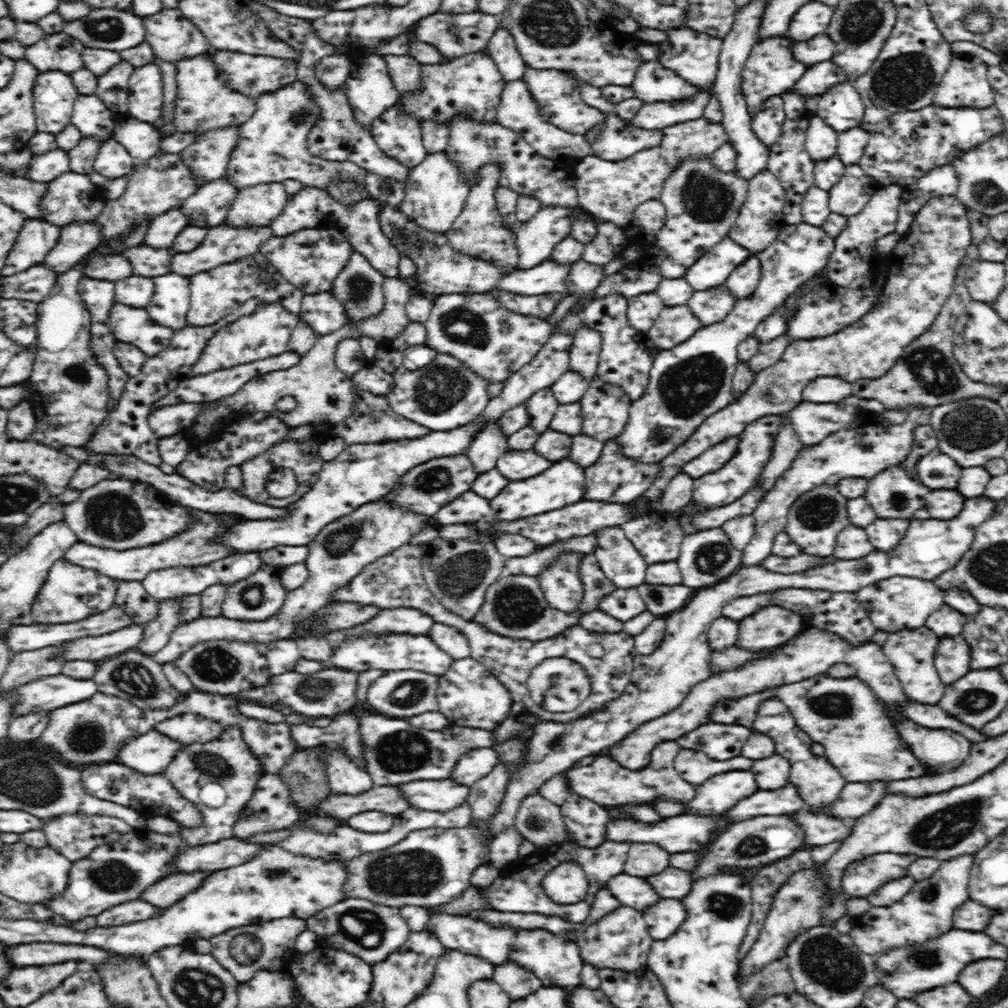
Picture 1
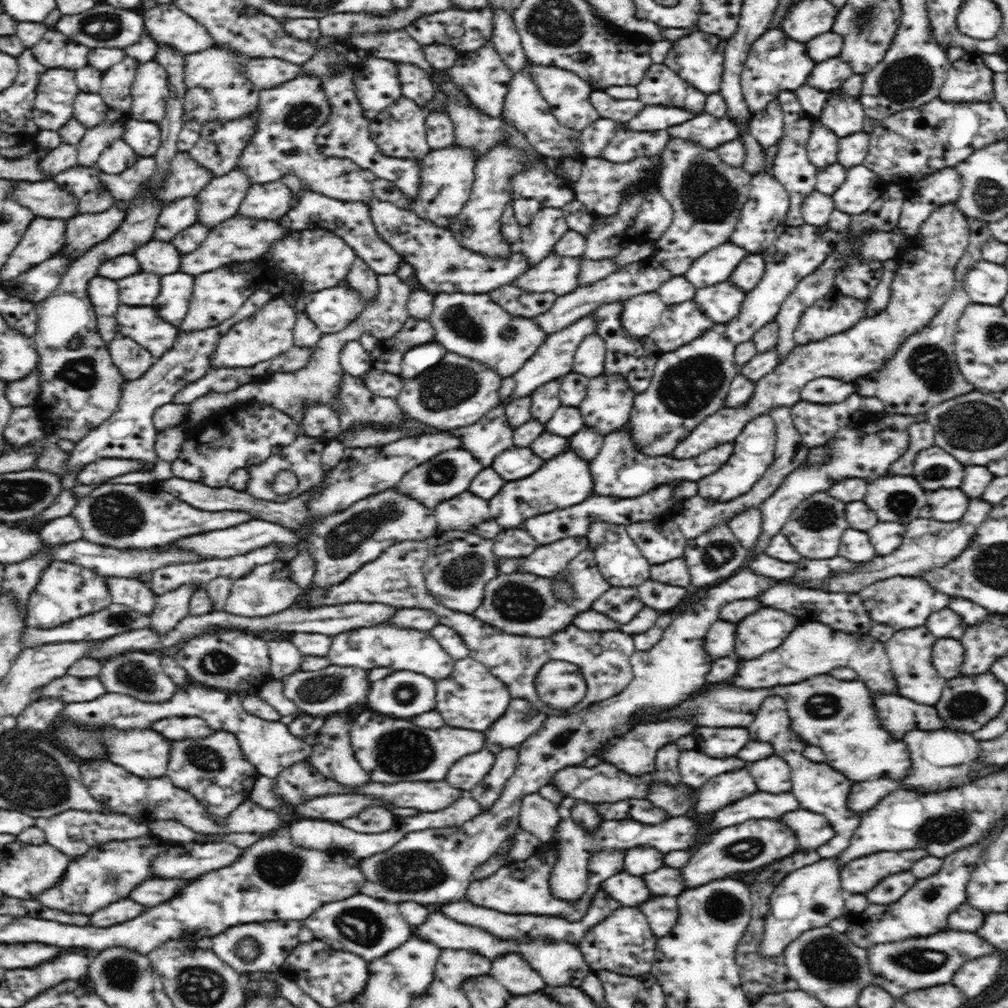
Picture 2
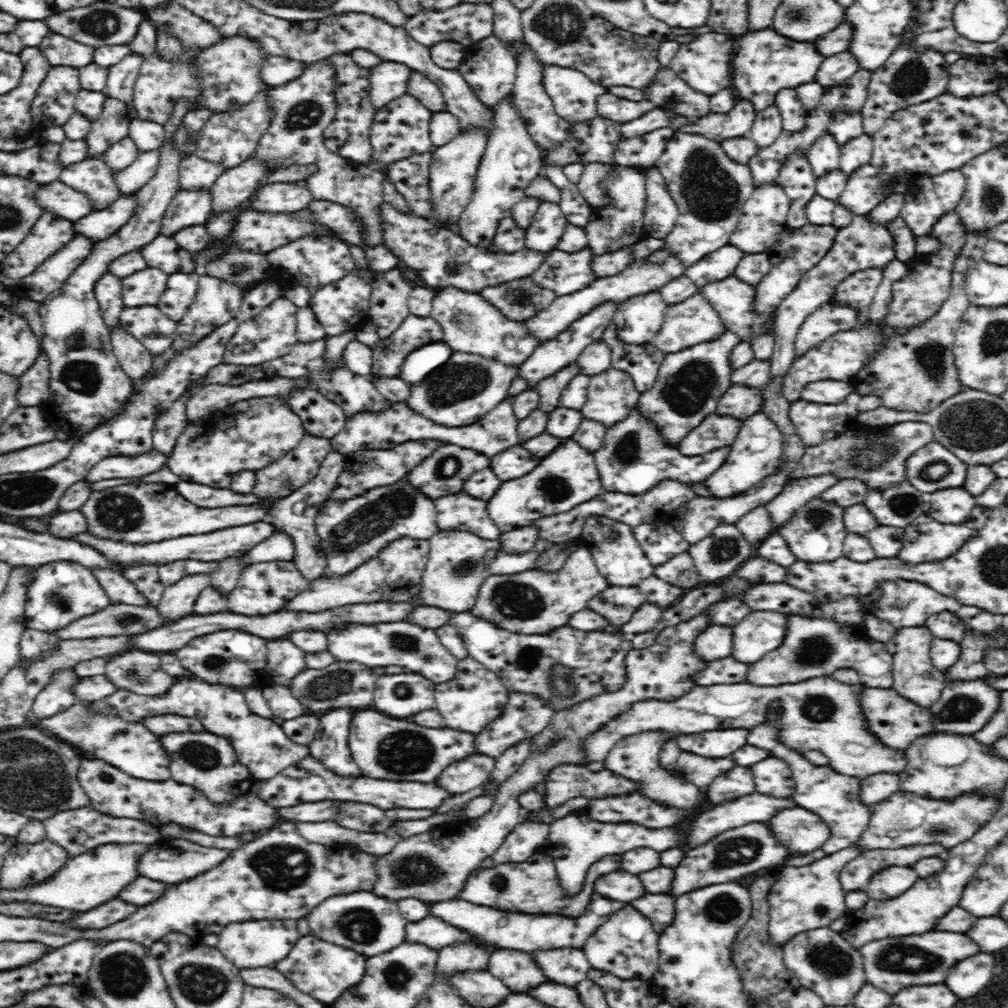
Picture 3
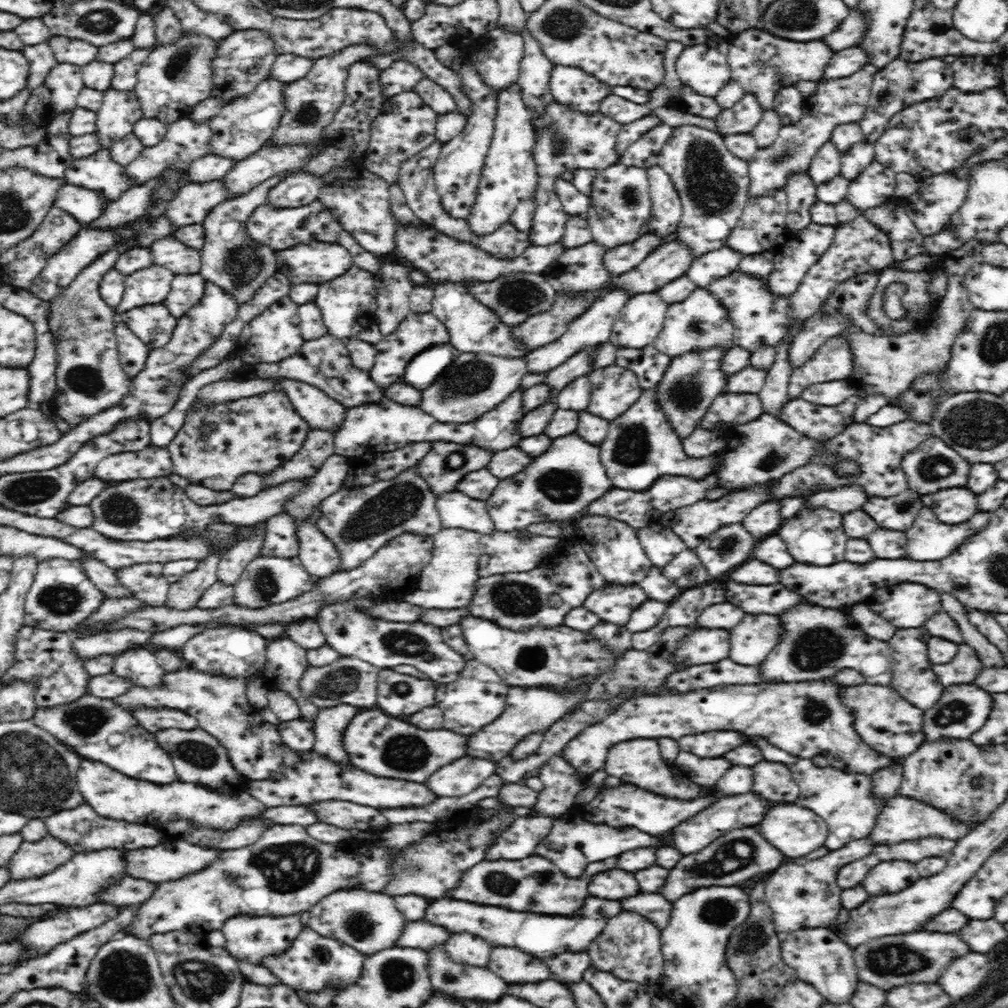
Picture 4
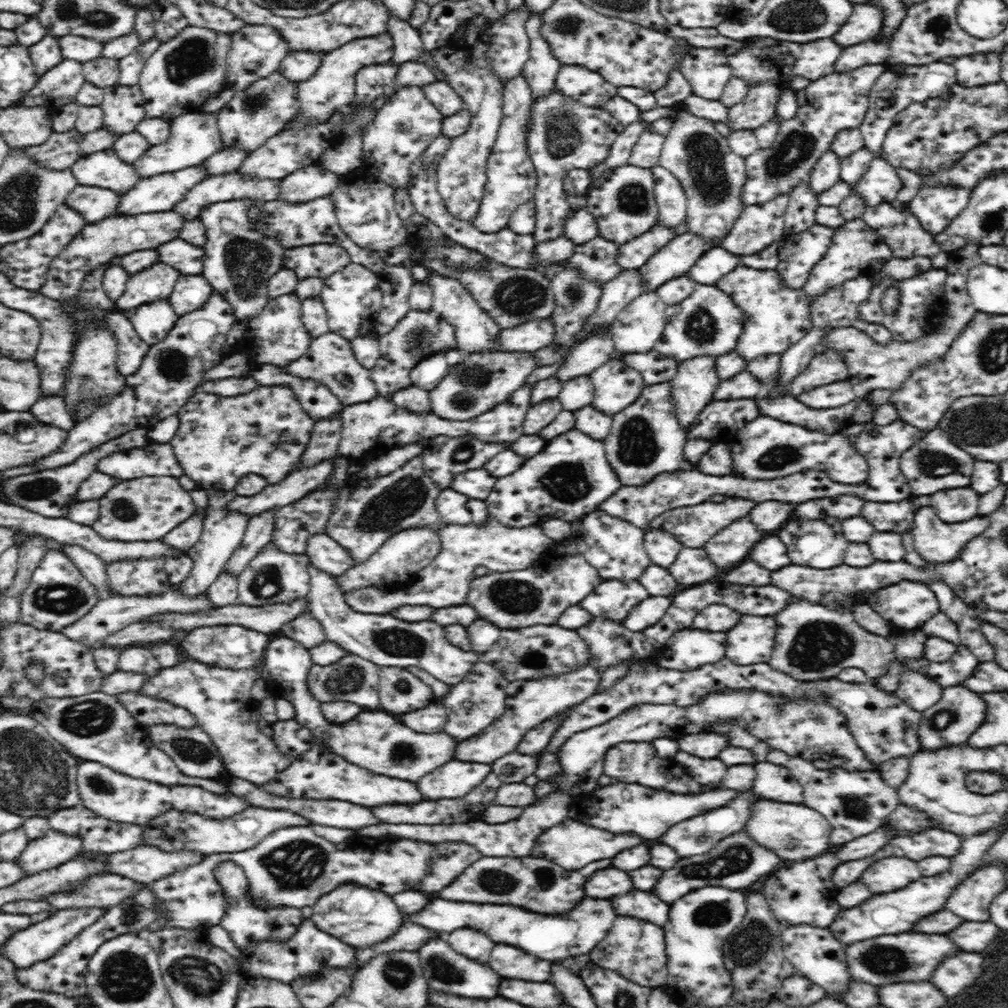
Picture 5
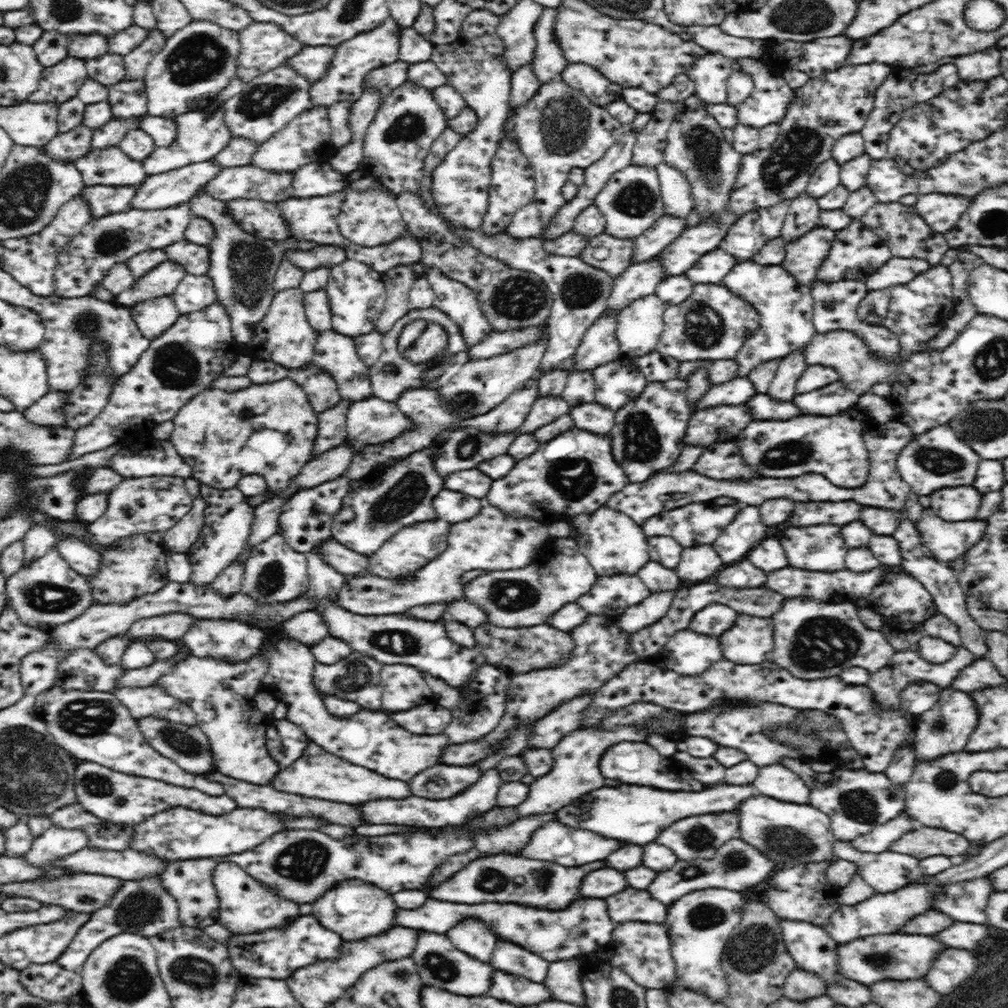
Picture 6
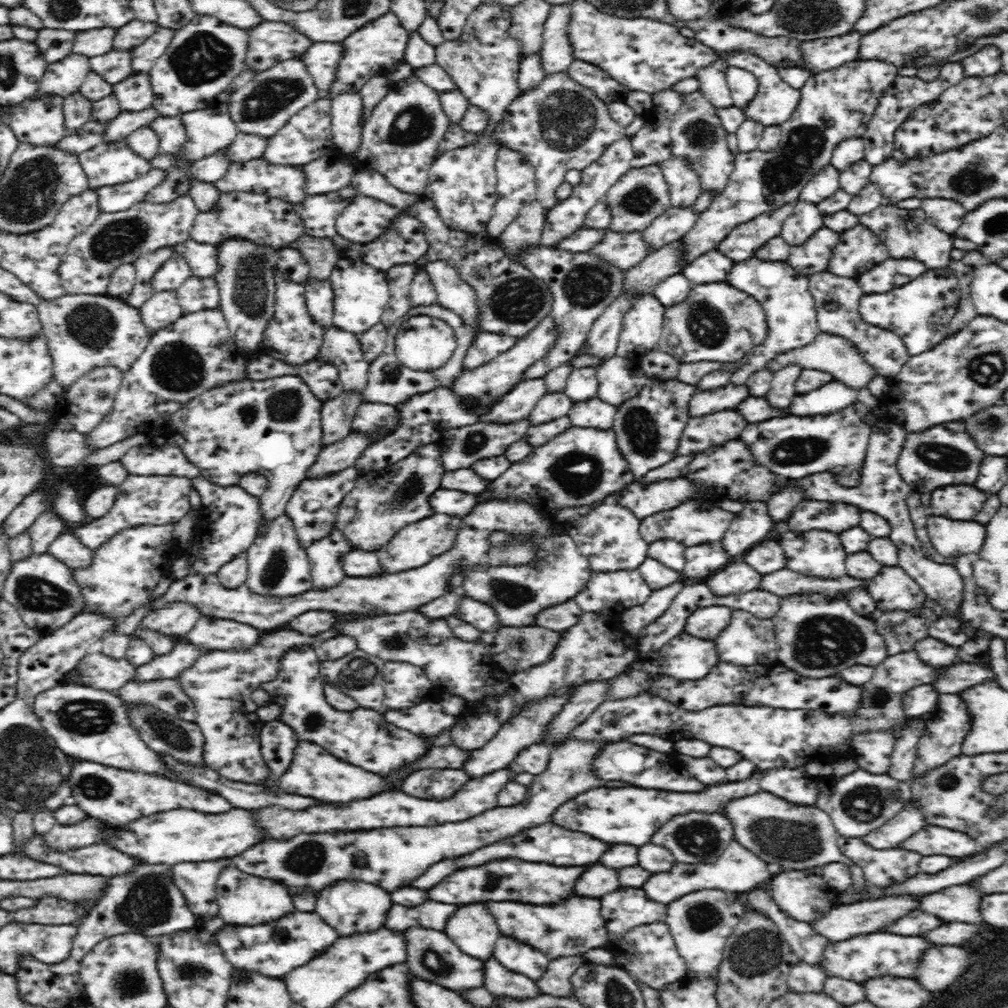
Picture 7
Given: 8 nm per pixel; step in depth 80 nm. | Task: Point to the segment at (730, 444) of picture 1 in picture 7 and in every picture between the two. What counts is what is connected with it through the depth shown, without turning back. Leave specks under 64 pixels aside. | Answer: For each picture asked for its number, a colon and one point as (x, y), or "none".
2: (620, 469)
3: (633, 457)
4: (640, 446)
5: (646, 439)
6: (648, 434)
7: (648, 427)

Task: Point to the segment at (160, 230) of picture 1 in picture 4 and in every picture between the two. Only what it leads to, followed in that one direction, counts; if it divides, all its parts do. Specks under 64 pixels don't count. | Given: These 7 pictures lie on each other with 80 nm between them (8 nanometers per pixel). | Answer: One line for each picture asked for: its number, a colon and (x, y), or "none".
2: (178, 215)
3: (189, 207)
4: (192, 202)

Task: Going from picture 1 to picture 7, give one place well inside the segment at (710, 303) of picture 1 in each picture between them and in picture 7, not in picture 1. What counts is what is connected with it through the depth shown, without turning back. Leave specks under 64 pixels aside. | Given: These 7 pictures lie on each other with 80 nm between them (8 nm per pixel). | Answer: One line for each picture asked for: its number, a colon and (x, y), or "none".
2: (722, 302)
3: (736, 301)
4: (761, 318)
5: (779, 316)
6: (785, 305)
7: (783, 291)

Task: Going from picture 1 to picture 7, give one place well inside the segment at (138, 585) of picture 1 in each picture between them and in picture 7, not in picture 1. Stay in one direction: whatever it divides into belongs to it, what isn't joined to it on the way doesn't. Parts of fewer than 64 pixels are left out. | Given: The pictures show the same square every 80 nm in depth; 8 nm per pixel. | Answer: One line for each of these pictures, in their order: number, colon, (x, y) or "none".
2: (130, 592)
3: (118, 589)
4: (103, 576)
5: (93, 568)
6: (85, 560)
7: (67, 548)

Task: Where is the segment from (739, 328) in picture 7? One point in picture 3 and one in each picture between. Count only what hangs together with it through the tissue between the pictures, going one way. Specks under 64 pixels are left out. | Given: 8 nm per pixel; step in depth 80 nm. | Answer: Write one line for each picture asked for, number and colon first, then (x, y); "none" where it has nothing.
3: (694, 321)
4: (701, 321)
5: (708, 323)
6: (713, 323)

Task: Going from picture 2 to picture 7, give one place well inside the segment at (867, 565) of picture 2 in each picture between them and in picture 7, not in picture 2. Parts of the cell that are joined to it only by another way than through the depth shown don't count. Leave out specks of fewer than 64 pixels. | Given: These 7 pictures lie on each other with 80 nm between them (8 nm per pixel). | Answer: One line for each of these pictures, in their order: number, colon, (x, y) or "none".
3: (926, 541)
4: (928, 540)
5: (937, 542)
6: (948, 541)
7: (950, 538)

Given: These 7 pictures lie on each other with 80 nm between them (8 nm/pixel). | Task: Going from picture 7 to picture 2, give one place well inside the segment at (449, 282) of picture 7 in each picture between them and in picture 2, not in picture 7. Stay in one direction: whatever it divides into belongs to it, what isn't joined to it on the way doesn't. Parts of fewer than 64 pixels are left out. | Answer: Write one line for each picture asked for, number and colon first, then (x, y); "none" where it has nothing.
2: (471, 325)
3: (471, 325)
4: (473, 328)
5: (476, 332)
6: (451, 297)

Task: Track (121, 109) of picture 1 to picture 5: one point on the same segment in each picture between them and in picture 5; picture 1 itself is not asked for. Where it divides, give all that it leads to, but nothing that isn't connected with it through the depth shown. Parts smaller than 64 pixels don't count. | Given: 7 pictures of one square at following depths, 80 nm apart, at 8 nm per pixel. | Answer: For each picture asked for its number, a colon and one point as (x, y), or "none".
2: (117, 81)
3: (122, 77)
4: (125, 79)
5: (130, 66)

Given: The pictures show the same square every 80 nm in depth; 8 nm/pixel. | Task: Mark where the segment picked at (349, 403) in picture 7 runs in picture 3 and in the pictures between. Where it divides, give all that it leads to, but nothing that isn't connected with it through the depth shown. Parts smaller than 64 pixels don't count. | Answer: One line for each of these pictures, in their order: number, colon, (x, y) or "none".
3: (299, 466)
4: (318, 445)
5: (325, 438)
6: (332, 430)

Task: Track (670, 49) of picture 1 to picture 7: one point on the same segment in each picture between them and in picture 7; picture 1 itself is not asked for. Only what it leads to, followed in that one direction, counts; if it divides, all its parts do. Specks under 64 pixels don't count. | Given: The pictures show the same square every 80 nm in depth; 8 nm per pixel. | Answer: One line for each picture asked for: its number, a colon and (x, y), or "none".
2: (698, 58)
3: (703, 64)
4: (704, 67)
5: (706, 69)
6: (710, 74)
7: (712, 79)

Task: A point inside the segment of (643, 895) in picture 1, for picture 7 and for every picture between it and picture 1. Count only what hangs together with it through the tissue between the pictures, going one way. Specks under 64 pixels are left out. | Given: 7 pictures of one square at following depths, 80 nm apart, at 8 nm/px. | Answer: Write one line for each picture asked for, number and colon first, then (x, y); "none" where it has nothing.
2: (630, 890)
3: (623, 886)
4: (615, 884)
5: (606, 883)
6: (602, 883)
7: (598, 880)

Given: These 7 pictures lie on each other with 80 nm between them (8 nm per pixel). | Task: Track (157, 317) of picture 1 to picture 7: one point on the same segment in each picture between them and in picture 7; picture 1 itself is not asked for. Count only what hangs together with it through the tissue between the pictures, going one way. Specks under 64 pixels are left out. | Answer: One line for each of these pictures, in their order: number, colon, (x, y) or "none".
2: (172, 305)
3: (183, 288)
4: (187, 291)
5: (191, 292)
6: (194, 293)
7: (197, 294)

